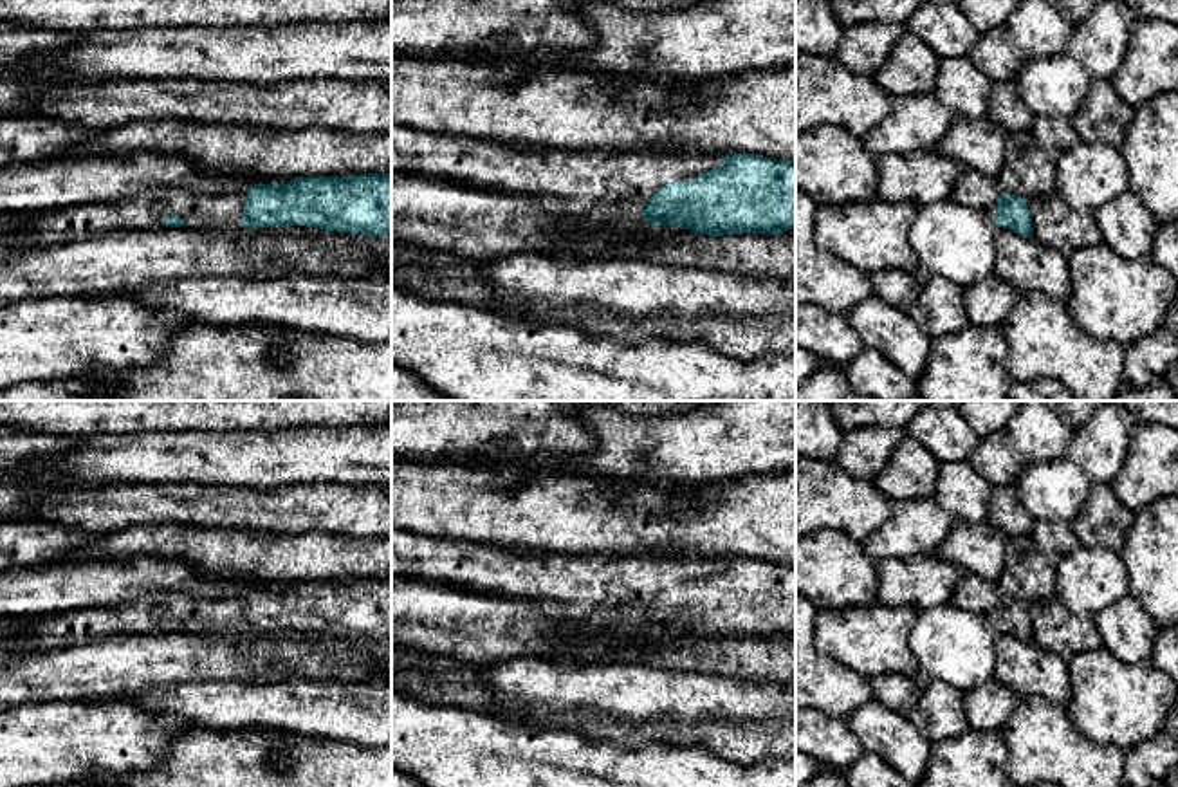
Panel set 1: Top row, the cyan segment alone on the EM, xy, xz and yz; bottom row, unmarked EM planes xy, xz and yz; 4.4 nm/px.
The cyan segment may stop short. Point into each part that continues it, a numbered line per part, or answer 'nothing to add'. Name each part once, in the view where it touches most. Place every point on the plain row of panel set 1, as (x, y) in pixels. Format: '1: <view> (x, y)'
1: xz (560, 583)

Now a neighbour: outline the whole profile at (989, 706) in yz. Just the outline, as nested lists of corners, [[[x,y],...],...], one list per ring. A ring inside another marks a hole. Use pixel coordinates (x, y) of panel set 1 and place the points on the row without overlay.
[[[996,677],[989,679],[983,686],[965,693],[969,727],[976,731],[1001,731],[1017,700],[1010,688]]]

